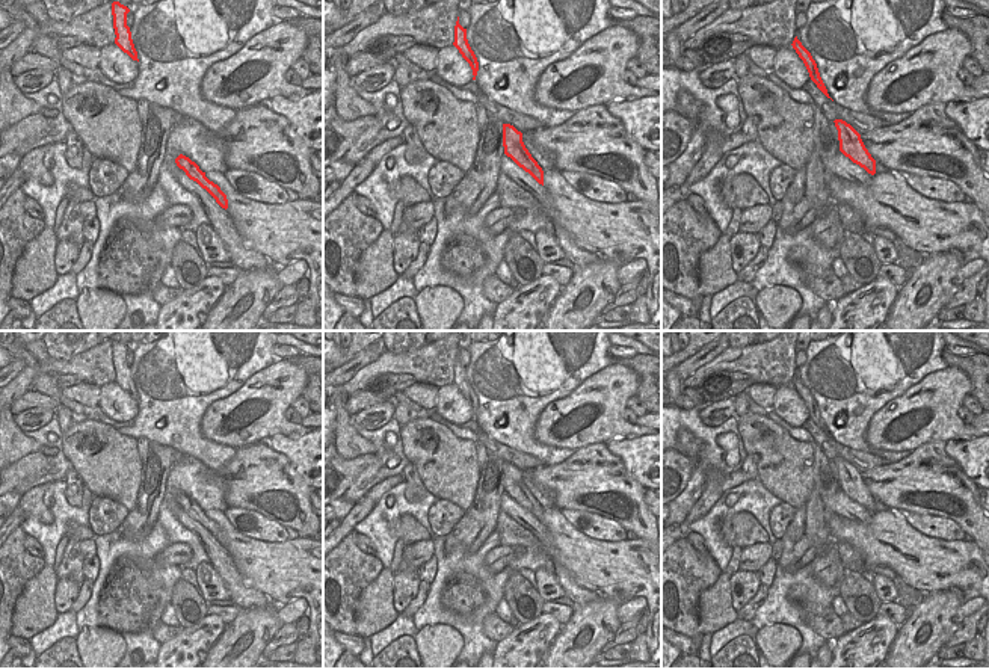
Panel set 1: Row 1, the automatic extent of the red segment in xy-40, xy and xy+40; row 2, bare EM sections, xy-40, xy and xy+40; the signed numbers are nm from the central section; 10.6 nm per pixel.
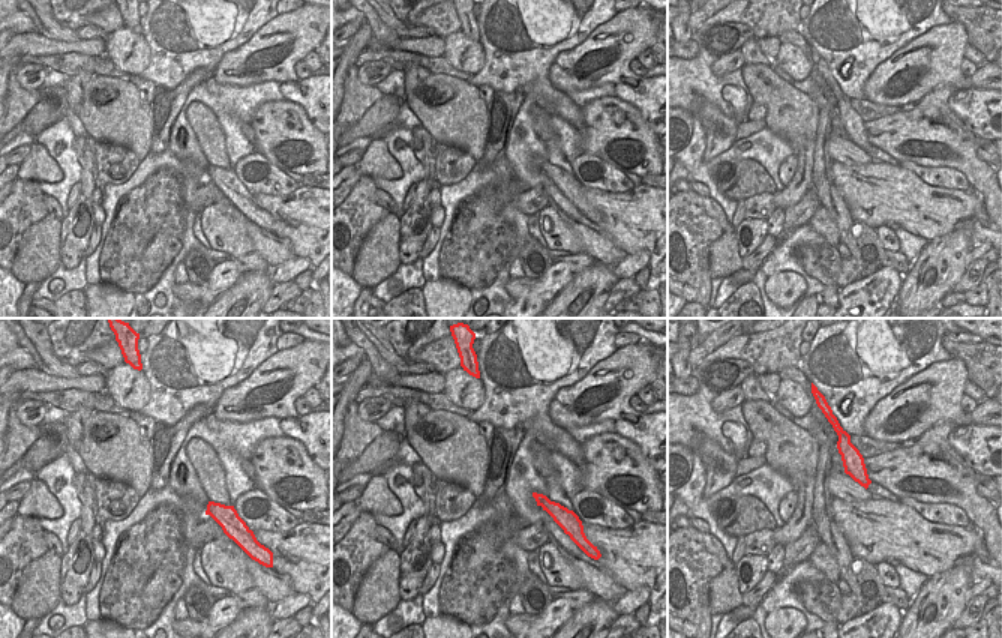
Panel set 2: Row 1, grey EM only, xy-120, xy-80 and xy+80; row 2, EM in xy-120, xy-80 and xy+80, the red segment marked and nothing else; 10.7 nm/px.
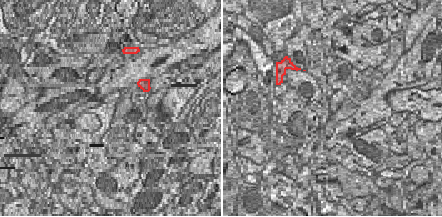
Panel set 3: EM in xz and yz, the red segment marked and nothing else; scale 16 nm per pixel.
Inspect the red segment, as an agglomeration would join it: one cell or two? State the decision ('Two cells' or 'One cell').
Two cells

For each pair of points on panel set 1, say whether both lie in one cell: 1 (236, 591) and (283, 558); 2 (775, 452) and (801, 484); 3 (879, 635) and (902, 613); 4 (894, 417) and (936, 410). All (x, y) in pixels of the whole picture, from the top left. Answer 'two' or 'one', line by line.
1: two
2: one
3: two
4: one

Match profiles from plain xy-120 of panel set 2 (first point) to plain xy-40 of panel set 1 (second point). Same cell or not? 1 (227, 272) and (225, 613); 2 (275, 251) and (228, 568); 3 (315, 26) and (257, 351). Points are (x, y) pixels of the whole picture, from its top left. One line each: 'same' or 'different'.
1: different
2: same
3: different

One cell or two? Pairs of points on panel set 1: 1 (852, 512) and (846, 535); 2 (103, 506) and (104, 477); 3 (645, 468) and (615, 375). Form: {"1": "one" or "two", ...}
{"1": "two", "2": "two", "3": "two"}

